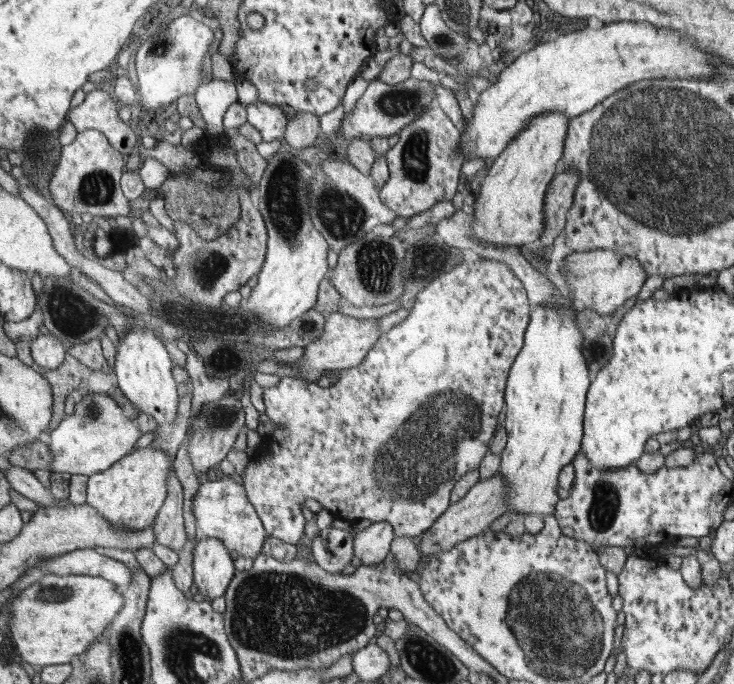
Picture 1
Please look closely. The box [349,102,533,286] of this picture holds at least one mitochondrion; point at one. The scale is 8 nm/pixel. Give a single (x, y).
(414, 155)

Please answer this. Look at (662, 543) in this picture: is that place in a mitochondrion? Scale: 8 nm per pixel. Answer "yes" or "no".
no

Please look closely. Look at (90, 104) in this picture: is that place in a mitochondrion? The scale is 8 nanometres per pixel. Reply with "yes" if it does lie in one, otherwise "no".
no

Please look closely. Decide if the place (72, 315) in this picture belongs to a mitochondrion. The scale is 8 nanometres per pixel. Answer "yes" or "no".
yes

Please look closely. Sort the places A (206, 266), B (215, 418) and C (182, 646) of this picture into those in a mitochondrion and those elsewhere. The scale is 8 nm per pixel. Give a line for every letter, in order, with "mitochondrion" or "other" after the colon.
A: mitochondrion
B: mitochondrion
C: mitochondrion

